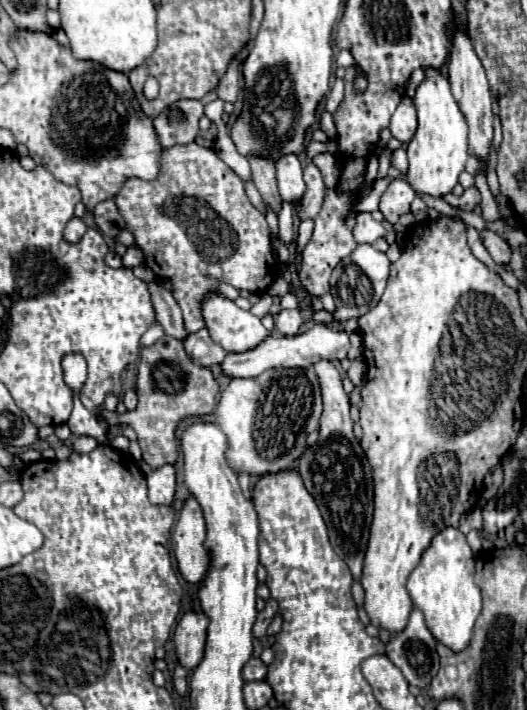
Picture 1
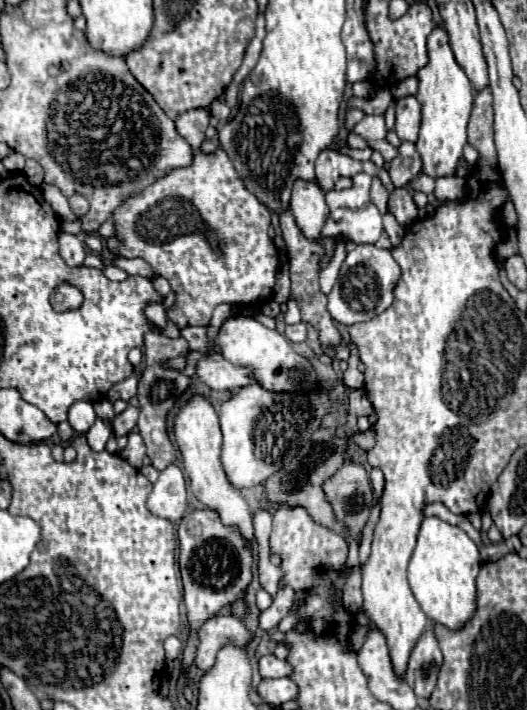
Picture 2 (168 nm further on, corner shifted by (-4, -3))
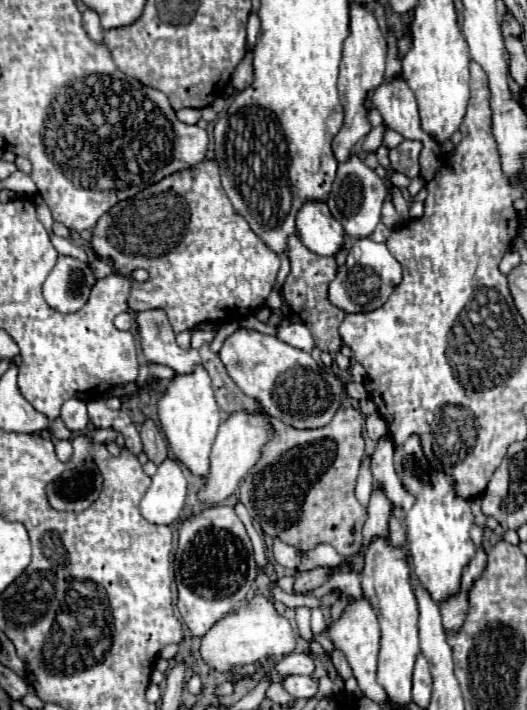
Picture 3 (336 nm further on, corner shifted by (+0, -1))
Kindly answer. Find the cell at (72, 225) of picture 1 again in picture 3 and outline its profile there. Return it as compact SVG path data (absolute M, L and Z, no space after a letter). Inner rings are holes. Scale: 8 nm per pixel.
M60 255L52 273L46 277L42 293L46 303L60 313L76 313L84 307L94 285L94 275L88 263L70 255Z

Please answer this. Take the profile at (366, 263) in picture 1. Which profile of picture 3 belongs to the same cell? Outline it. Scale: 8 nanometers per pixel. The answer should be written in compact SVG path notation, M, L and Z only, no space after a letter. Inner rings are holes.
M364 237L350 247L346 263L338 267L336 277L330 281L328 287L328 299L330 303L334 303L334 307L344 309L346 313L366 313L382 307L400 281L402 267L392 257L386 243L374 243L372 239Z

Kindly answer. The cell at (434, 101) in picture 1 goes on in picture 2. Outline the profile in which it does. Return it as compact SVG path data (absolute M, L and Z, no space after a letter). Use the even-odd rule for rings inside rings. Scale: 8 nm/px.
M438 25L428 35L426 49L428 63L416 73L418 77L416 99L422 105L422 125L416 147L424 163L422 171L428 173L430 177L444 177L454 175L462 161L462 149L466 145L466 127L474 103L474 93L464 69L454 59L454 53L448 43L448 33L442 25Z

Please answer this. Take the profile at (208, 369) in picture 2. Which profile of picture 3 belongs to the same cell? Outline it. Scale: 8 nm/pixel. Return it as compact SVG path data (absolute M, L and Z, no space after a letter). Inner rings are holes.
M160 309L138 313L136 325L148 363L168 365L180 375L188 375L190 371L194 371L194 367L202 363L198 351L186 351L176 345L174 333L170 333L170 323Z

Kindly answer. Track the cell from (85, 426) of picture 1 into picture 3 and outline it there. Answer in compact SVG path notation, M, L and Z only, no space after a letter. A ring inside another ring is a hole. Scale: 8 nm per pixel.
M68 399L62 405L62 413L60 419L66 423L66 427L74 433L86 431L88 429L88 411L86 411L86 403L82 399Z

